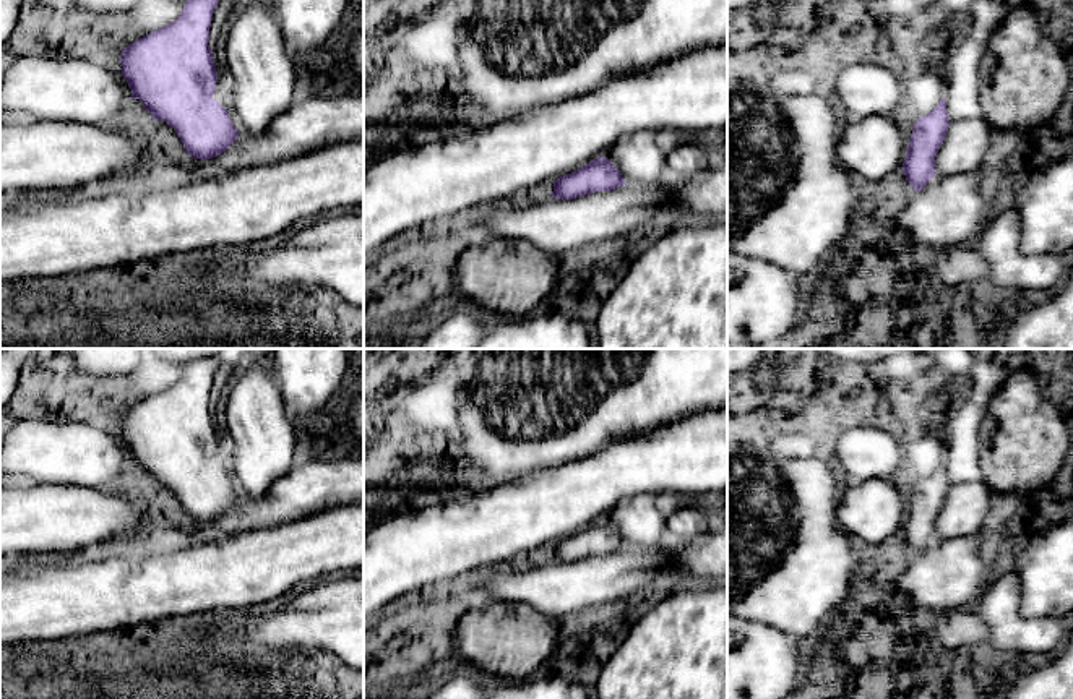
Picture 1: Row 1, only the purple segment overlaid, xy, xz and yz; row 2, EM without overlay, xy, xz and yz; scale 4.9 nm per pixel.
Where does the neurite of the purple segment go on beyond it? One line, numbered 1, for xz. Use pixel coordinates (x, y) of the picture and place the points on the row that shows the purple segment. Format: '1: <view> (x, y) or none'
1: none

